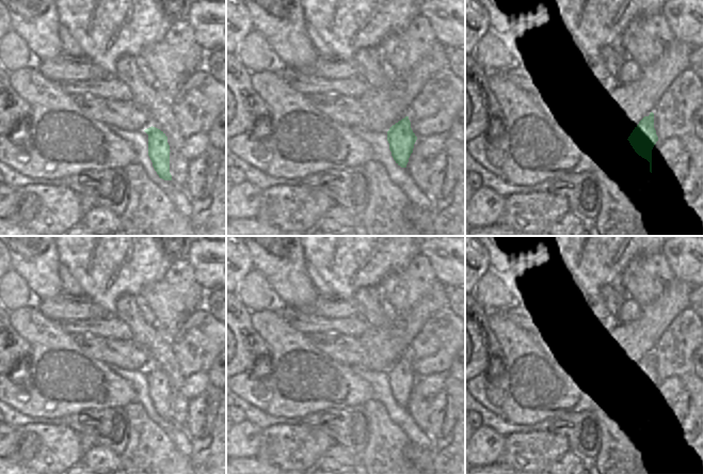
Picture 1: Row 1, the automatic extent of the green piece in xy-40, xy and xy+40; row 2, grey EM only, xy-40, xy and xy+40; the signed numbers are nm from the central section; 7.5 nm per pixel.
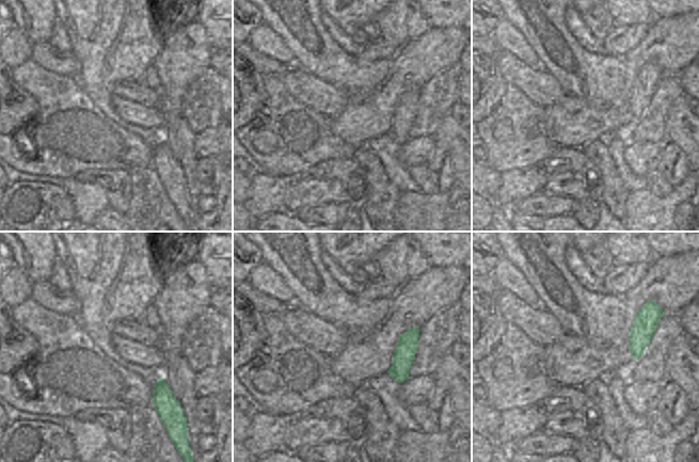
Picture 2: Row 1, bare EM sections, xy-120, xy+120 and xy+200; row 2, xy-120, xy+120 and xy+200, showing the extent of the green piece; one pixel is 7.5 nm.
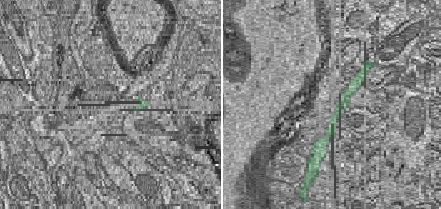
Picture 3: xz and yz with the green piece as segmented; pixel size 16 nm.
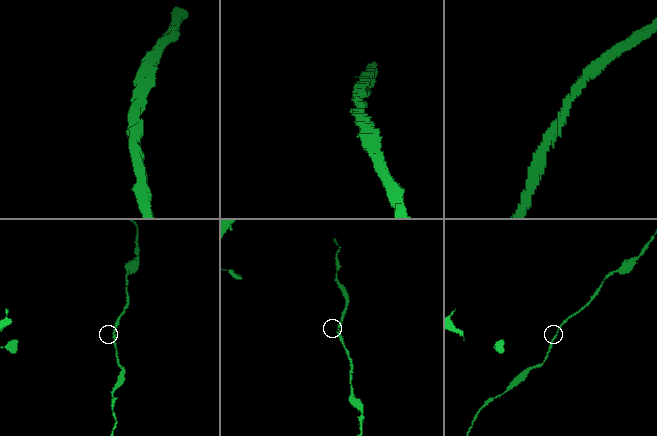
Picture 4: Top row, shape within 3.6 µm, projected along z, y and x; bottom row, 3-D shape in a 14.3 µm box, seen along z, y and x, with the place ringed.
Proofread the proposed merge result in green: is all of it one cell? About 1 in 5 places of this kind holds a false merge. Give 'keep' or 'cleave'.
keep

